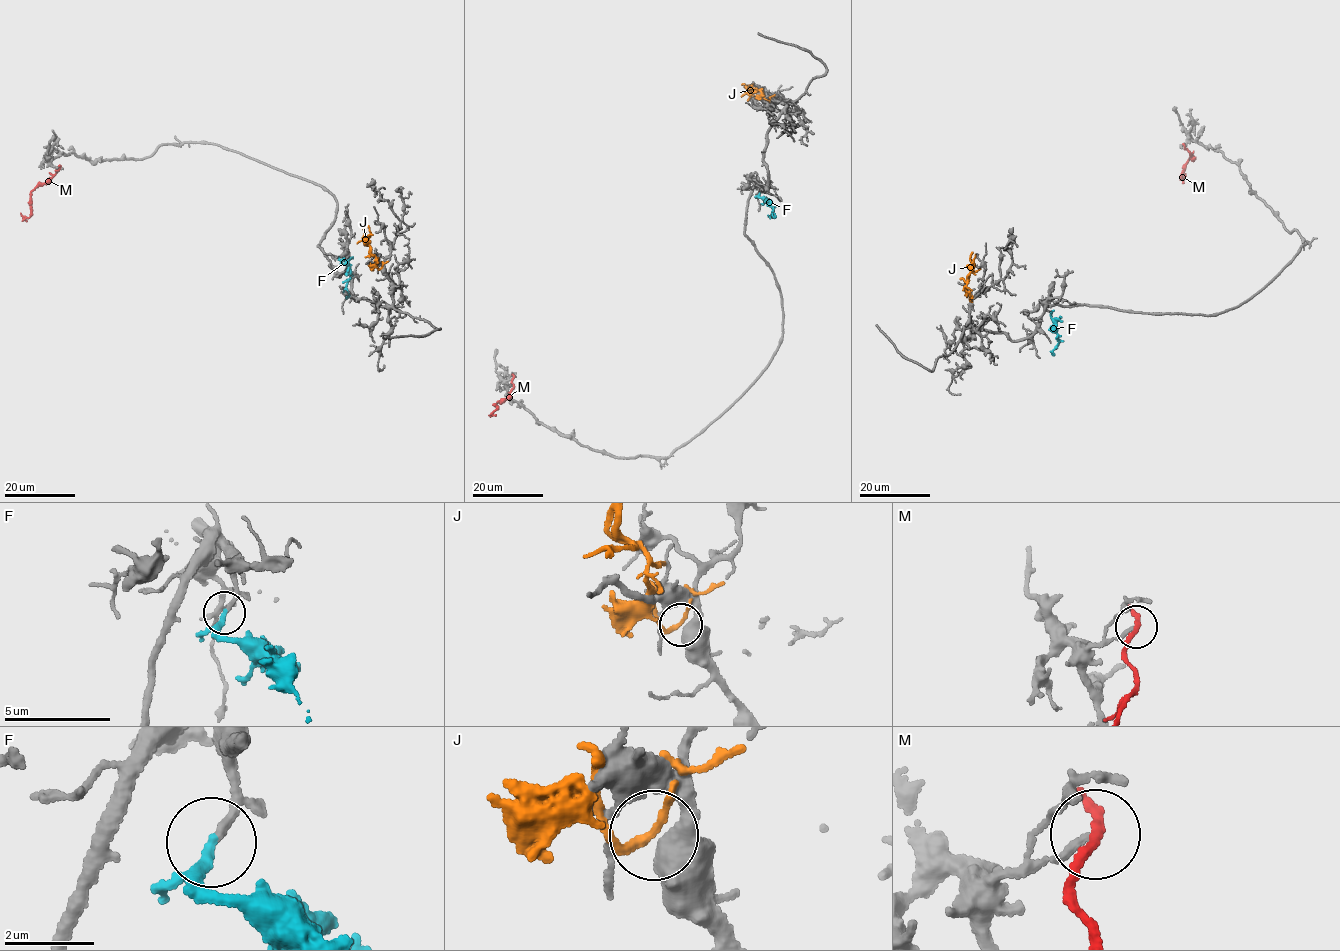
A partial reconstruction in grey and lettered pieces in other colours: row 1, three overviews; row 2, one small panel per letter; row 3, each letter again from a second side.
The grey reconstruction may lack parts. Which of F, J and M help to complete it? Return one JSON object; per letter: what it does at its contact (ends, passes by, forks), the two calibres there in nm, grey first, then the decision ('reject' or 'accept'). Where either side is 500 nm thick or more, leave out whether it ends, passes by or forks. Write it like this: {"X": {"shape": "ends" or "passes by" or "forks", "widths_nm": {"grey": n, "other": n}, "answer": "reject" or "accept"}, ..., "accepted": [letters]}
{"F": {"shape": "passes by", "widths_nm": {"grey": 200, "other": 180}, "answer": "accept"}, "J": {"shape": "passes by", "widths_nm": {"grey": 480, "other": 170}, "answer": "reject"}, "M": {"shape": "passes by", "widths_nm": {"grey": 160, "other": 190}, "answer": "reject"}, "accepted": ["F"]}

